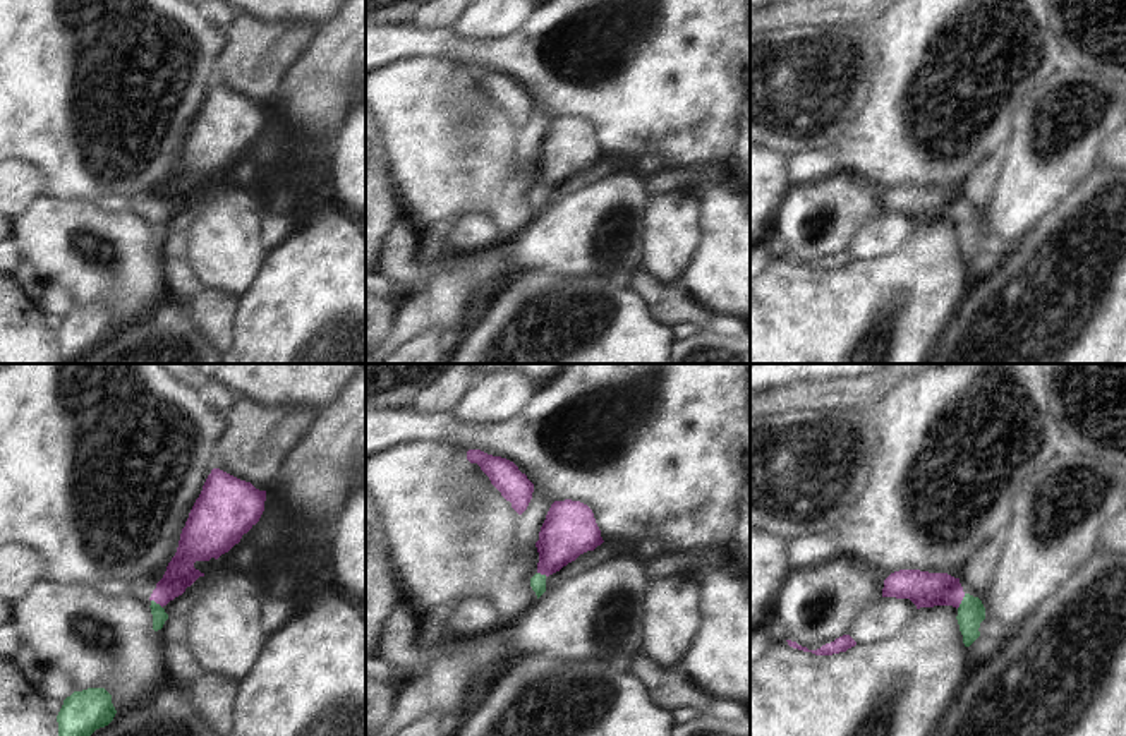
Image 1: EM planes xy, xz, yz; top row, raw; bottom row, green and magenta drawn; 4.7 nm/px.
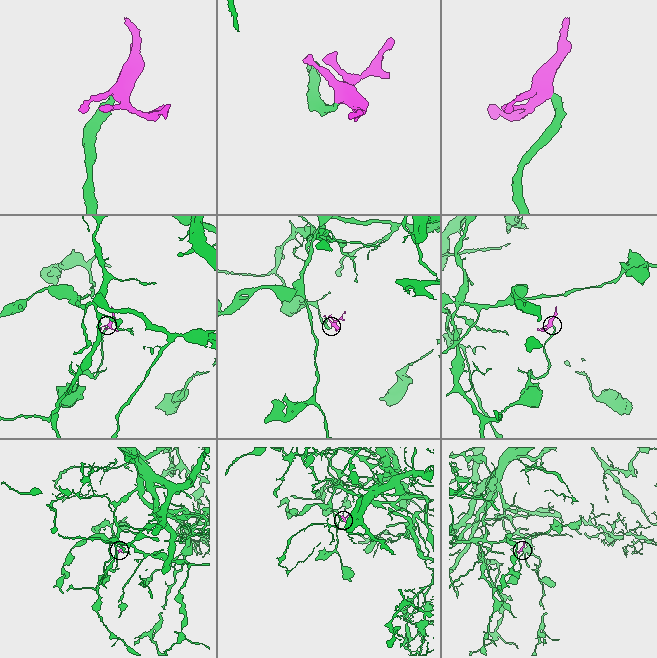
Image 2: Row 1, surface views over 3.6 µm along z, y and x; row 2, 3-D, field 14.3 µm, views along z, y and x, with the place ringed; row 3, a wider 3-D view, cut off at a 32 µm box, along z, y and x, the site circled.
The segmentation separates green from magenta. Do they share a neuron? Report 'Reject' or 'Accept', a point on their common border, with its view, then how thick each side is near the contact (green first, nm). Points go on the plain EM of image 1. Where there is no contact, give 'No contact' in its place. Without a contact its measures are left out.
Accept. Touches green at yz (962, 217). Thickness 130 nm (green) against 170 nm

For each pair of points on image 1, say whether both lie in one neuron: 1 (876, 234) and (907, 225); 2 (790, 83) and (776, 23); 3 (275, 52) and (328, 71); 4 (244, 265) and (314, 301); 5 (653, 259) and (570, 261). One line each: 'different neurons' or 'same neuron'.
1: same neuron
2: different neurons
3: different neurons
4: different neurons
5: different neurons

